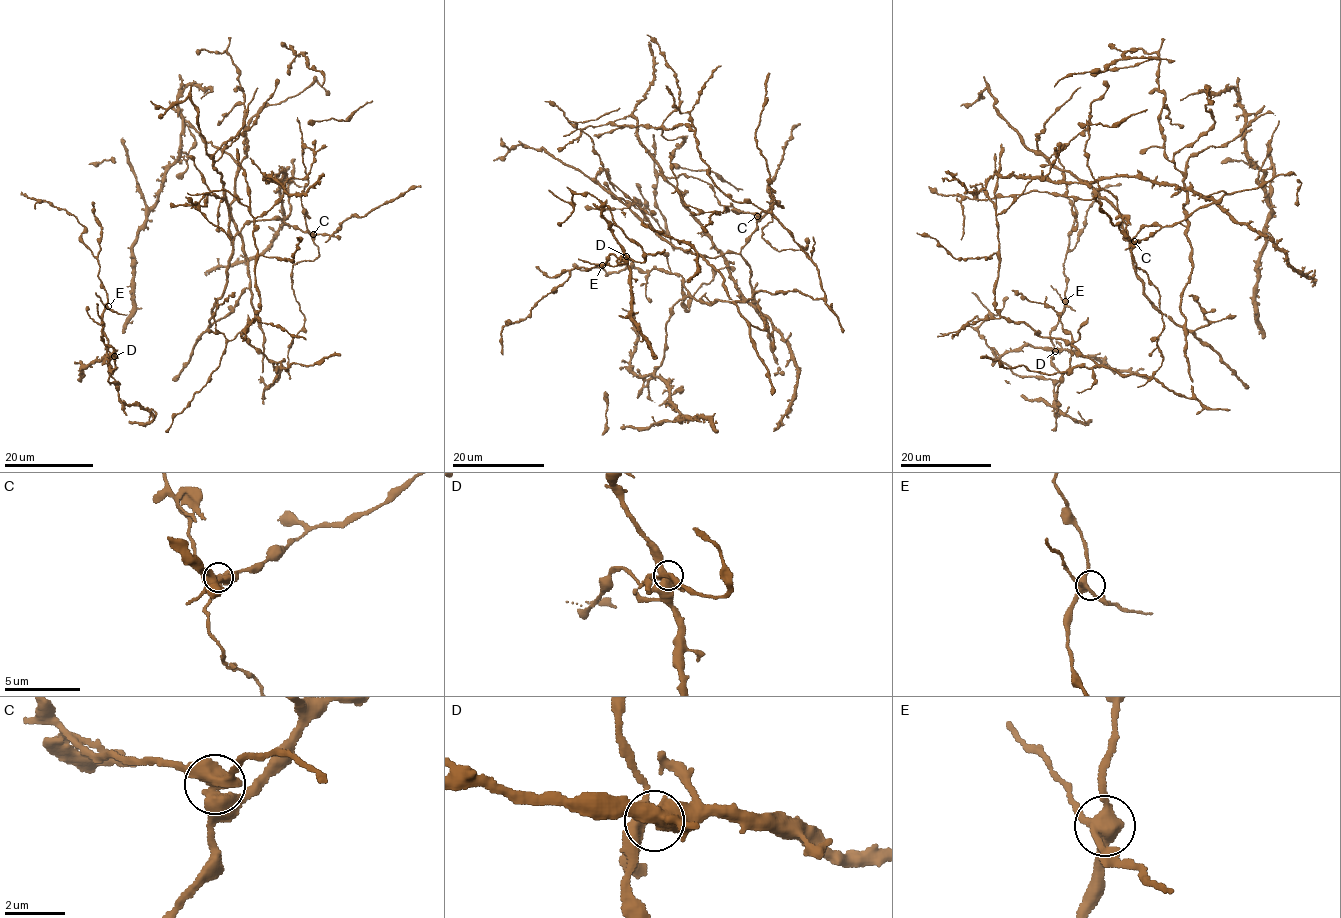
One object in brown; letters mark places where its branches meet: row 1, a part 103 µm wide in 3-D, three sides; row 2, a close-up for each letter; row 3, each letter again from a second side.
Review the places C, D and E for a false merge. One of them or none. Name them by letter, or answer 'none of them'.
C

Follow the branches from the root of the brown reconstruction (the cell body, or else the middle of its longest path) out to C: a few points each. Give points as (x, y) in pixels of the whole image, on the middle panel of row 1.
C: (691, 129), (608, 123), (580, 135), (590, 137), (608, 179), (677, 248), (707, 257), (738, 253), (757, 215)

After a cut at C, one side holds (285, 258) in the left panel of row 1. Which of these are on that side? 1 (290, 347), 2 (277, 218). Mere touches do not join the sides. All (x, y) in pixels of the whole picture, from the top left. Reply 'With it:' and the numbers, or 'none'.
With it: 2

